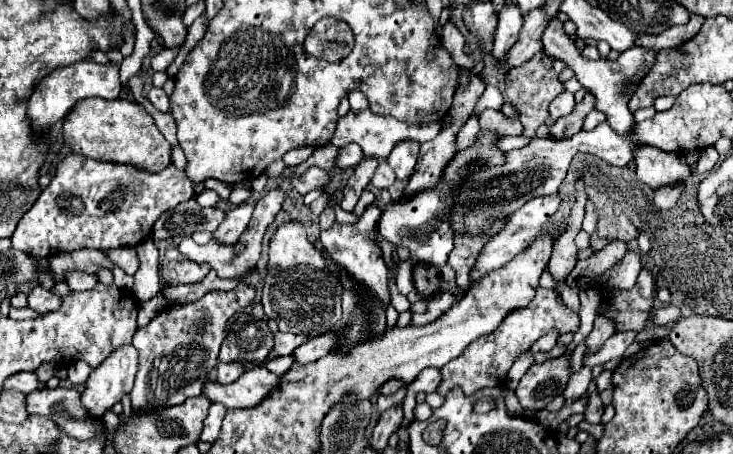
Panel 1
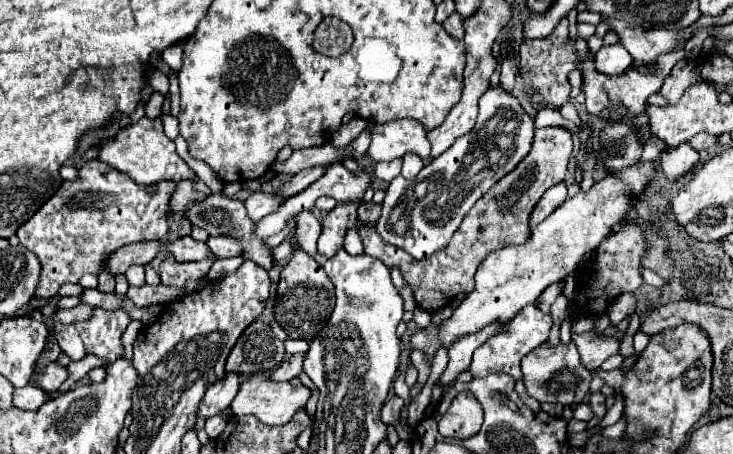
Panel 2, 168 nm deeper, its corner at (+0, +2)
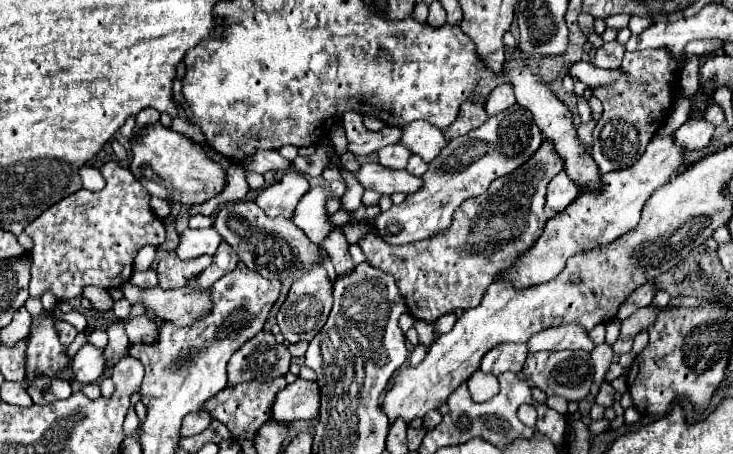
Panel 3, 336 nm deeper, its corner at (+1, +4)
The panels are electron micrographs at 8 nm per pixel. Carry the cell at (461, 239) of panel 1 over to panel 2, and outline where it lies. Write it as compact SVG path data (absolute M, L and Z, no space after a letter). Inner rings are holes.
M545 127L545 129L537 129L535 131L535 141L531 145L531 151L529 155L525 155L525 159L509 173L505 175L495 187L491 187L475 205L473 209L465 215L463 223L459 225L459 229L455 231L453 239L449 241L449 245L441 251L437 251L437 255L431 255L429 259L413 259L409 253L385 243L377 233L375 233L375 227L363 227L361 223L357 223L359 227L359 235L361 235L361 241L365 245L365 253L371 255L371 257L377 257L381 259L387 267L399 267L401 273L403 273L403 279L409 283L409 287L413 289L413 295L415 295L415 301L417 301L417 307L433 313L445 305L451 303L451 299L459 293L459 291L465 291L465 293L471 293L473 291L473 277L475 277L475 271L479 267L479 263L495 249L503 249L503 247L509 247L509 245L521 245L525 243L525 239L529 239L529 211L533 211L535 203L541 199L541 195L563 181L565 177L565 171L567 171L567 163L569 163L569 157L571 157L571 151L573 151L573 141L571 141L571 133L565 129L565 127Z

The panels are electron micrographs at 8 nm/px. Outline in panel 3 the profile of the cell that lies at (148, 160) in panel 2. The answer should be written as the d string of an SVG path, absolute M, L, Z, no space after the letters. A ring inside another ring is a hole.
M160 123L150 125L138 141L132 141L130 171L152 197L180 205L204 203L226 187L226 171L218 161L212 161L210 155L186 135L180 135Z

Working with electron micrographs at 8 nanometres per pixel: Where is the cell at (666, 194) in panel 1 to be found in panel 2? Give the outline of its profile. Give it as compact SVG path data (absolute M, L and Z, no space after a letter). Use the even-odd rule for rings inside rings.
M687 143L661 153L661 169L671 183L689 173L697 163L699 163L699 153L693 151Z

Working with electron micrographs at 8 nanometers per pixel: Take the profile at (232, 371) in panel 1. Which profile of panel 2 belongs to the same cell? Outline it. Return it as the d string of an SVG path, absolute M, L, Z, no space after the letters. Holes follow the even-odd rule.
M225 373L223 379L217 379L213 385L207 387L205 397L201 401L201 407L197 411L197 423L195 429L201 429L201 419L213 417L219 411L223 411L225 407L229 407L229 403L233 401L233 397L239 391L239 375L237 373Z

